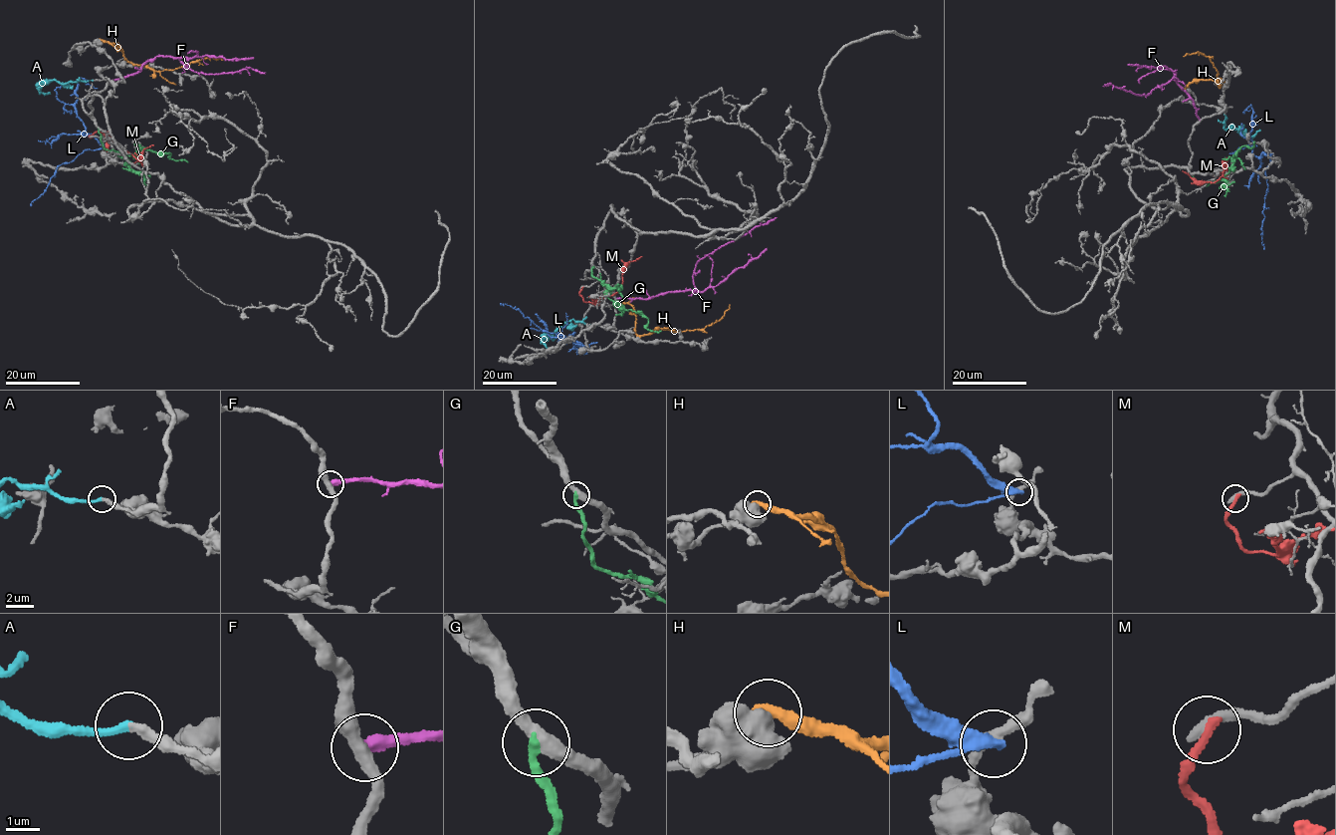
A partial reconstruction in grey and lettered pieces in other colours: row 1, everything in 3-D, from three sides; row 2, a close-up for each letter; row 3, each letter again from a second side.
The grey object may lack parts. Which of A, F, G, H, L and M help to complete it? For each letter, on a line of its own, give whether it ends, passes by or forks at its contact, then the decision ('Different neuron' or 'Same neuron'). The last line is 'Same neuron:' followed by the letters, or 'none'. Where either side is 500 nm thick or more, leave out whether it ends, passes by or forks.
A: It ends there. Same neuron
F: It ends there. Different neuron
G: It ends there. Different neuron
H: Different neuron
L: It ends there. Different neuron
M: It ends there. Different neuron
Same neuron: A

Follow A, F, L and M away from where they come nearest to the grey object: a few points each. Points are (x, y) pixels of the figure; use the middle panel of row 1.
A: (597, 325), (572, 320), (564, 322), (543, 340), (549, 354)
F: (615, 299), (648, 298), (669, 292), (695, 291), (693, 274), (698, 261), (777, 217)
L: (587, 348), (569, 335), (574, 334), (570, 335), (578, 353), (585, 353), (590, 344), (597, 342)
M: (581, 288), (579, 293), (587, 302), (608, 296), (619, 290), (624, 265), (642, 256)

